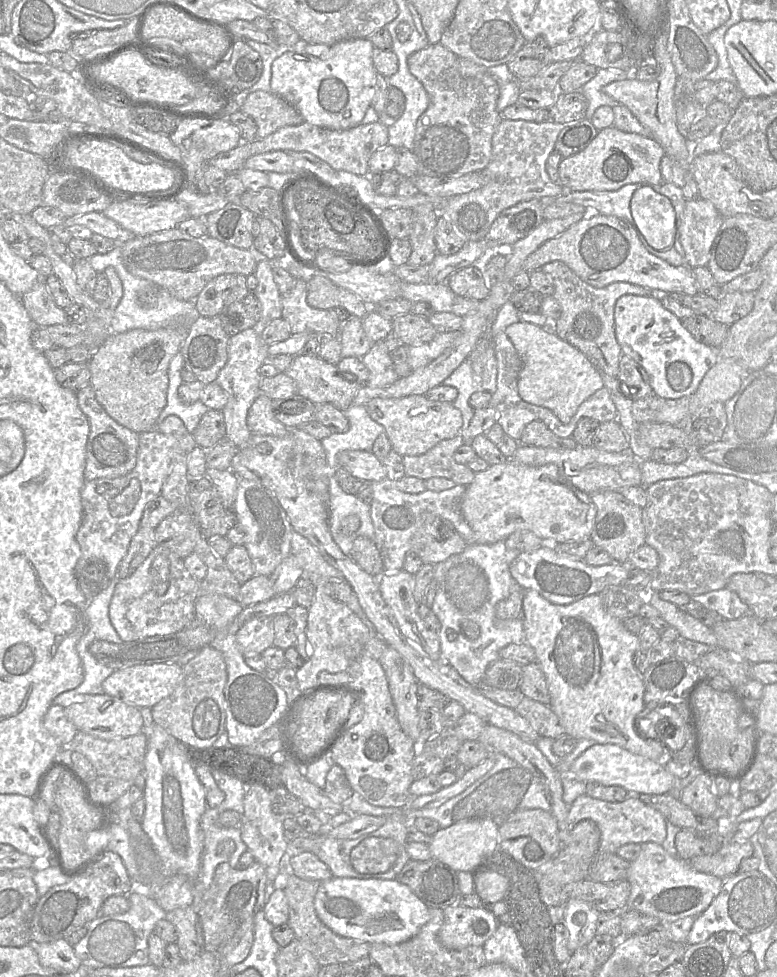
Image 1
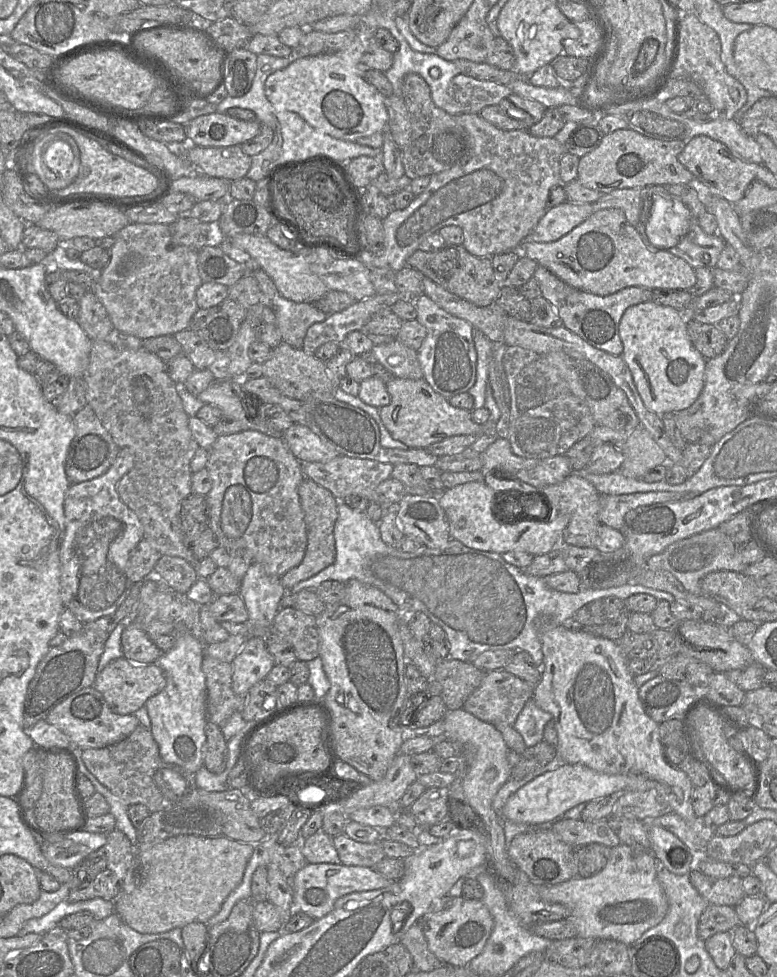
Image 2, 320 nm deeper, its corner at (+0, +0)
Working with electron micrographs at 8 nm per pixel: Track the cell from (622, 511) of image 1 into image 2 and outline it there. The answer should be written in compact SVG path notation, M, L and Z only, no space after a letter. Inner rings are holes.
M572 473L563 481L545 486L538 492L540 493L540 504L545 506L546 509L565 513L570 517L561 543L579 547L595 547L595 537L601 525L598 519L601 494L588 480Z

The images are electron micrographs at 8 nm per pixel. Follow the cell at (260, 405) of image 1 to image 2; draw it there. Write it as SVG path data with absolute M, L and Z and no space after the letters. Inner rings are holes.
M245 430L239 433L218 436L216 441L208 450L208 461L206 469L209 472L212 488L205 496L207 504L207 516L209 525L218 541L219 546L225 549L244 549L251 554L252 563L261 564L266 573L270 576L281 578L286 572L296 567L304 558L307 547L307 527L304 519L304 512L300 504L298 487L305 478L301 462L289 450L282 438L271 437L255 430Z

